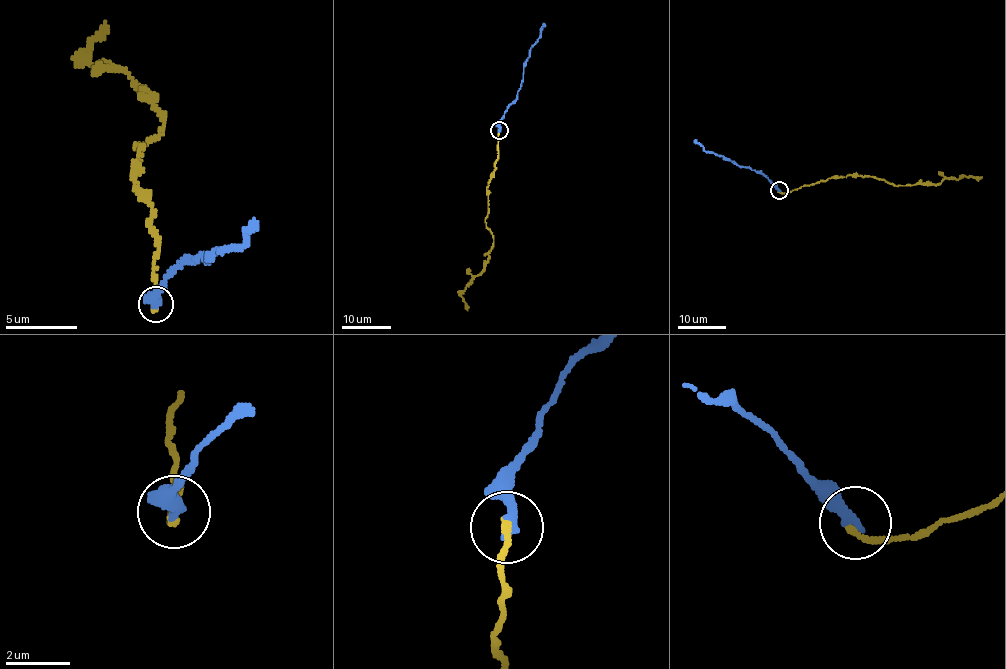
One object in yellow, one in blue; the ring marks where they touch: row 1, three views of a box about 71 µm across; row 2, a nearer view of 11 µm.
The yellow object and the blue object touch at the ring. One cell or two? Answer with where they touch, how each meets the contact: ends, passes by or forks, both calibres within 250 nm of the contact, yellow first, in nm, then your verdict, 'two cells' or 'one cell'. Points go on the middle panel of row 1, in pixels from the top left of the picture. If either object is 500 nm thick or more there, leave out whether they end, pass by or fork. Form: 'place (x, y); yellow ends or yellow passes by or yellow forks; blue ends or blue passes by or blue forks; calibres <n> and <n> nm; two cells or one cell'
place (499, 130); yellow ends; blue ends; calibres 220 and 360 nm; two cells

